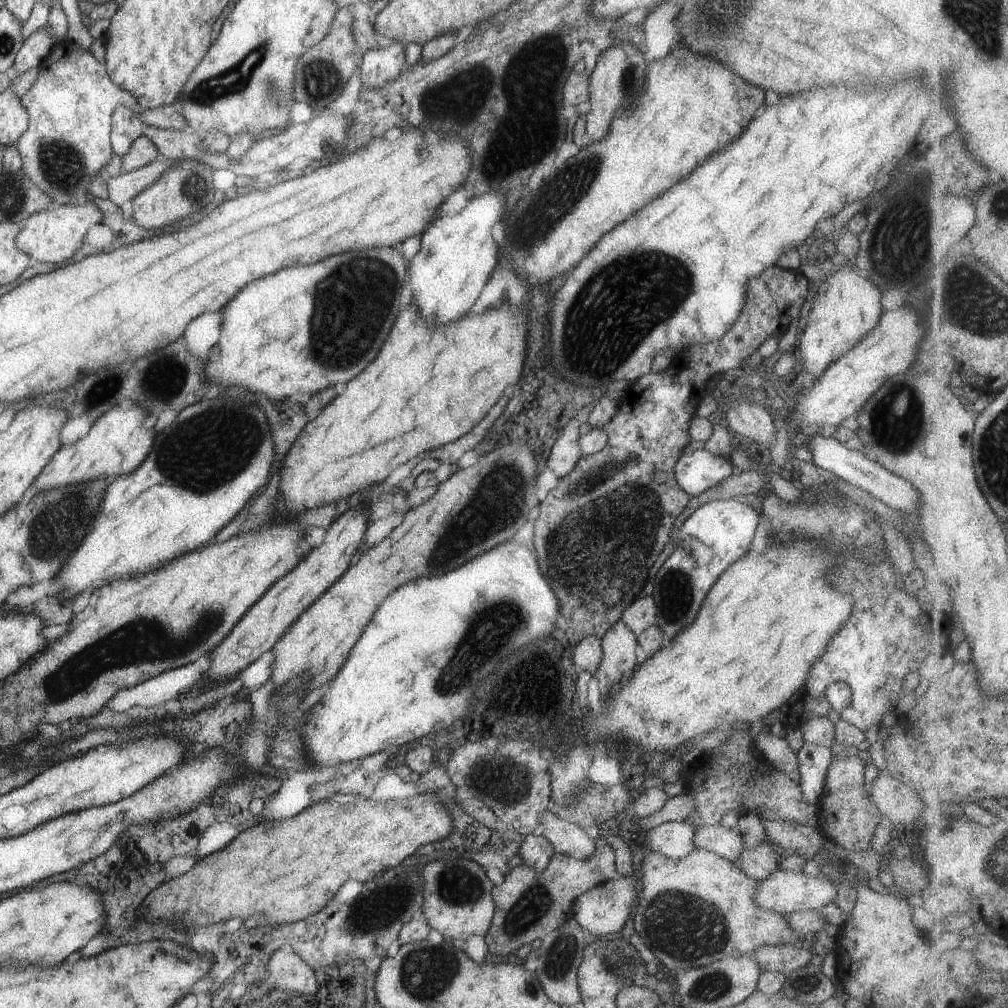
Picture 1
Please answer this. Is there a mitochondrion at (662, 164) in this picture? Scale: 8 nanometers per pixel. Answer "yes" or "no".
no

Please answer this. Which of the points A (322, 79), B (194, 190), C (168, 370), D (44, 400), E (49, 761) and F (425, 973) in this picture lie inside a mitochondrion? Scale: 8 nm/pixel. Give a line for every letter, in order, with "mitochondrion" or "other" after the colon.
A: mitochondrion
B: mitochondrion
C: mitochondrion
D: other
E: other
F: mitochondrion

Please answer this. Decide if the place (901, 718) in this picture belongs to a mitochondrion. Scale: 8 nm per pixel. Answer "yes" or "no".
no

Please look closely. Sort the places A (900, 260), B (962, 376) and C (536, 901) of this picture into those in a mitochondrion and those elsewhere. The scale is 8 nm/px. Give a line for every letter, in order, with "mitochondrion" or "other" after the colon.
A: mitochondrion
B: other
C: mitochondrion

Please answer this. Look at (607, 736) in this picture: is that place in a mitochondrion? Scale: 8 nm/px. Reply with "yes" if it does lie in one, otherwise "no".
yes

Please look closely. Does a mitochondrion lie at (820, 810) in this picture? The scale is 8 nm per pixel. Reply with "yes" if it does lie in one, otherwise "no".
no

